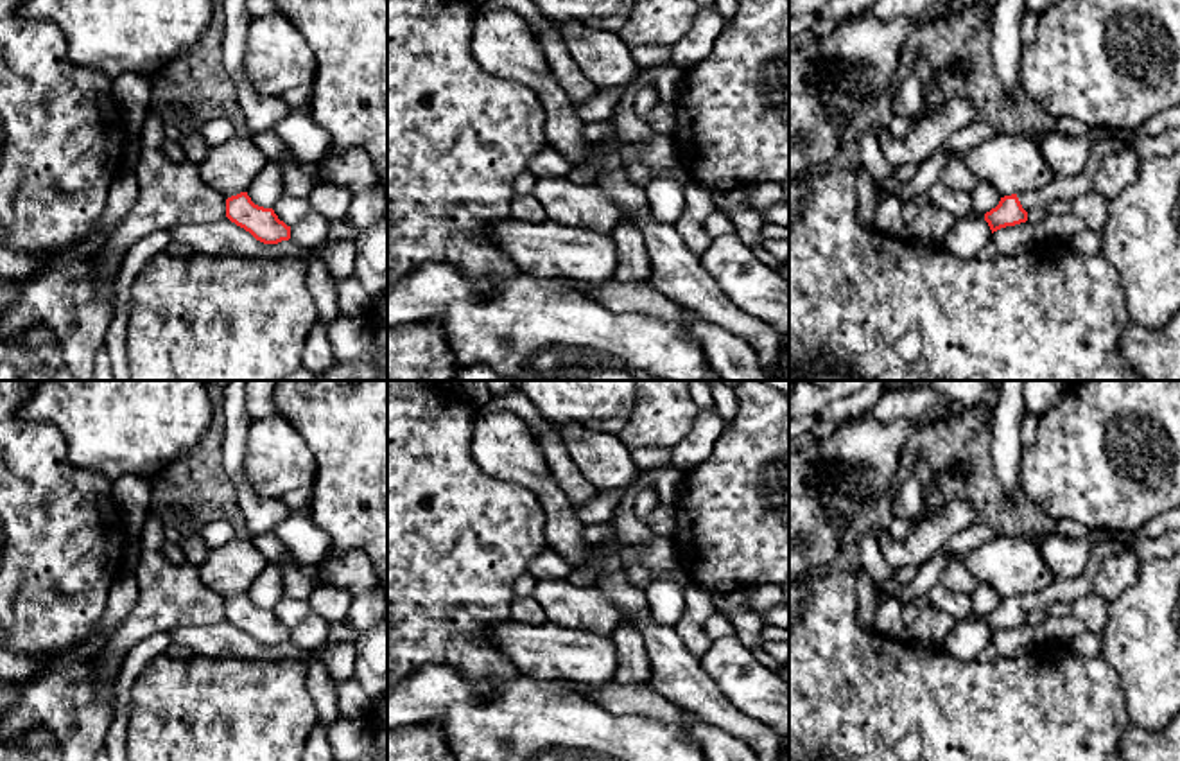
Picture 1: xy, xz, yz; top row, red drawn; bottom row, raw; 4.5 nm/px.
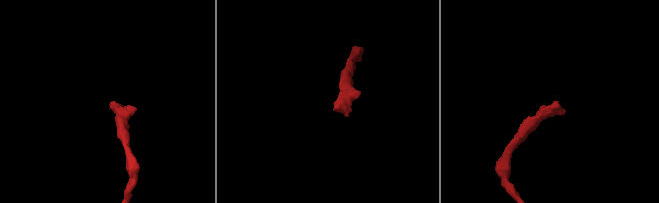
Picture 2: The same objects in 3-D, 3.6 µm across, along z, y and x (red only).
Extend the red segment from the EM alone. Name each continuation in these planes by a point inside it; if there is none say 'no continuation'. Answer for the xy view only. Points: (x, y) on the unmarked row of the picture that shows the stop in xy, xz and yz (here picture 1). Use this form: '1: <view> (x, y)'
no continuation

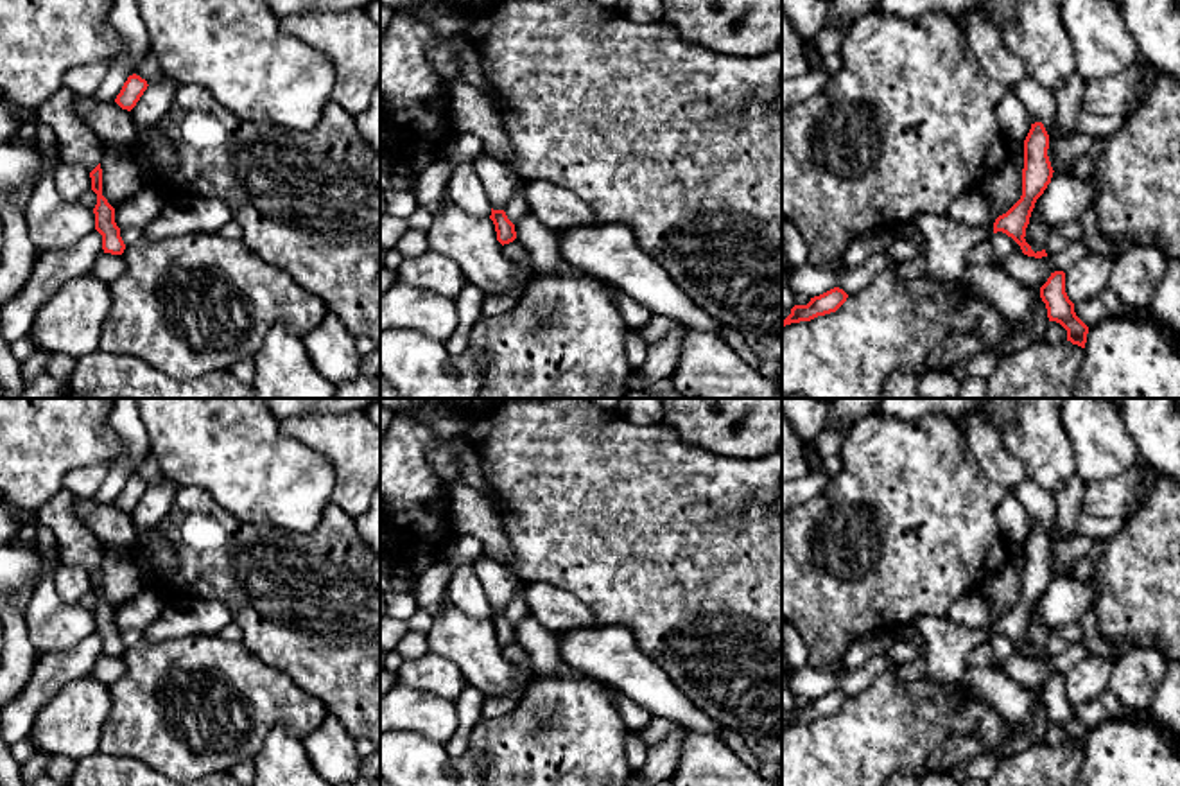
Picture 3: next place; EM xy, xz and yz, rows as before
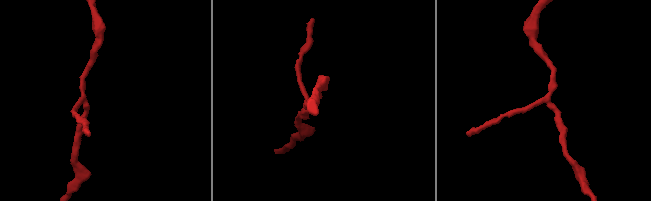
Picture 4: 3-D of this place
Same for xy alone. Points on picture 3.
no continuation

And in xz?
no continuation

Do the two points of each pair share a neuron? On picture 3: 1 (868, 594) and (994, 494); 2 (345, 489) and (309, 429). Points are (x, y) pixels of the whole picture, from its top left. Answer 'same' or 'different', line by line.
1: same
2: same

